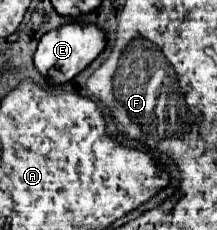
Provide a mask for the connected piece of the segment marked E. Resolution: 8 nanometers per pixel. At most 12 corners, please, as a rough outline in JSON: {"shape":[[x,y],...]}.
{"shape":[[95,24],[47,32],[35,68],[53,84],[85,70],[107,46]]}

